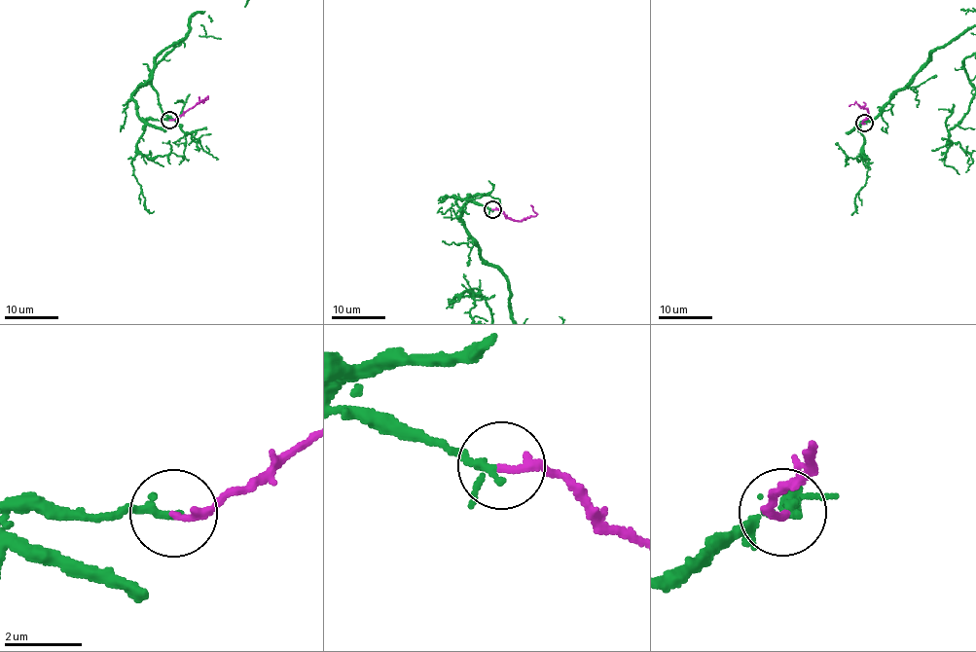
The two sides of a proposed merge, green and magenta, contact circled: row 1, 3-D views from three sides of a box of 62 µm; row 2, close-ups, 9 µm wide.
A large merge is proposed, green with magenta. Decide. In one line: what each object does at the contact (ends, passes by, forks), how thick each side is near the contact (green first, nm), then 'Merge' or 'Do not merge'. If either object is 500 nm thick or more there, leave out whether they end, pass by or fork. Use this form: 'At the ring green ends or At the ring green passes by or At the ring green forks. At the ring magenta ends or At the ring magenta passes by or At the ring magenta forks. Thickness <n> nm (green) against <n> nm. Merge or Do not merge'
At the ring green passes by. At the ring magenta ends. Thickness 160 nm (green) against 180 nm. Merge

